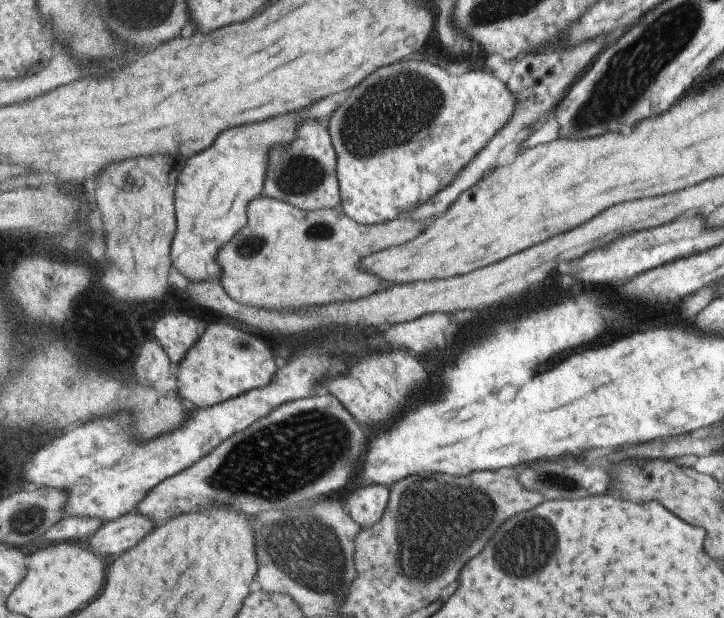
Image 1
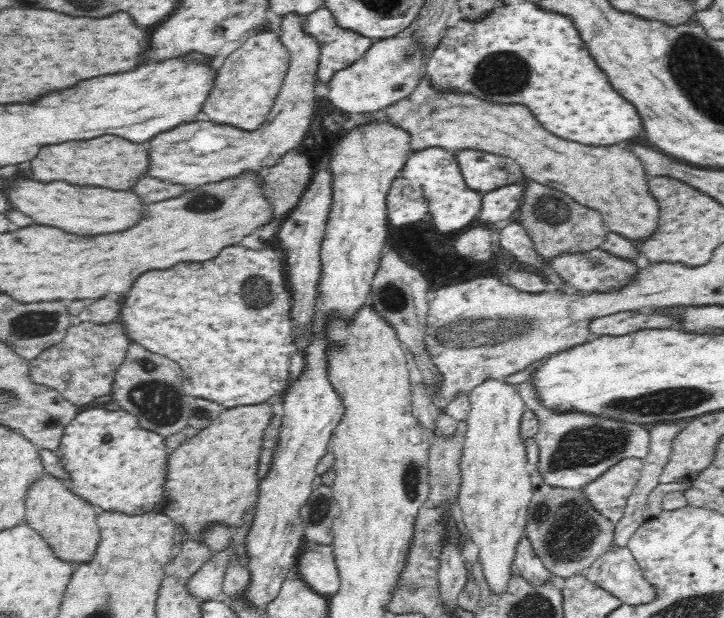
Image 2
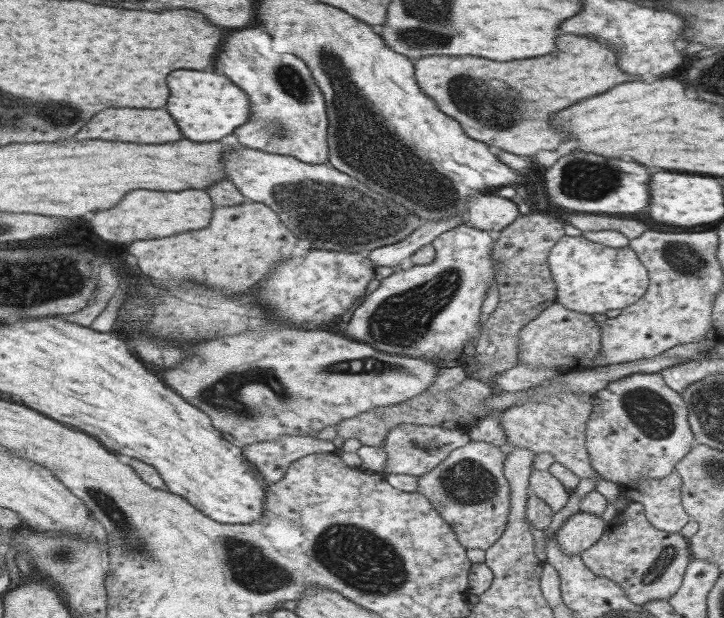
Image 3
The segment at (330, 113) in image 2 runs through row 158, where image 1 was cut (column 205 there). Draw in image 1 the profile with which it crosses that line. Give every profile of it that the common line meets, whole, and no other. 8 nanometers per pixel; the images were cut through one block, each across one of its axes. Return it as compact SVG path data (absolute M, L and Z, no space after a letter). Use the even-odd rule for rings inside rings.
M303 112L271 118L257 124L247 124L241 128L231 128L205 152L193 156L187 162L181 180L177 180L177 236L173 242L173 268L183 274L189 282L209 282L223 278L225 270L221 268L221 250L239 236L249 224L249 204L265 196L265 178L269 176L269 154L275 146L287 146L297 136L299 124L305 120Z

